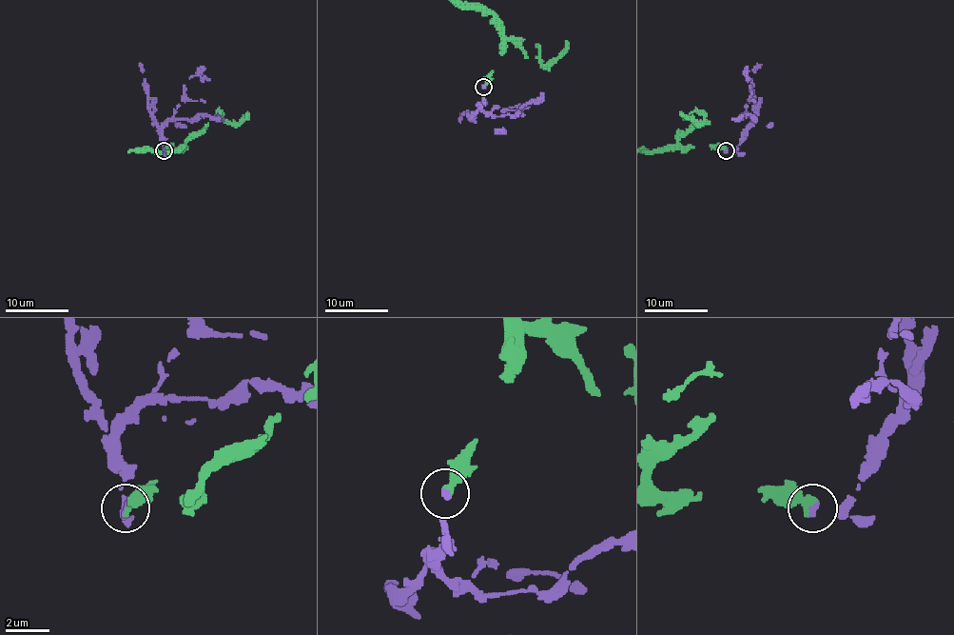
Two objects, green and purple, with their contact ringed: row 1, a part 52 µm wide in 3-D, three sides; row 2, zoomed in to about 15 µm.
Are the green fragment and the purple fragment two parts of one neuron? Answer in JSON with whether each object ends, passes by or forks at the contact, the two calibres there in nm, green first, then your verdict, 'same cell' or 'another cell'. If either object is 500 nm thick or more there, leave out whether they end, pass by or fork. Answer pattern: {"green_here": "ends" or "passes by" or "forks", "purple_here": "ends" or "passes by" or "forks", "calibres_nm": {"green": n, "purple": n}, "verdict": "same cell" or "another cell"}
{"green_here": "ends", "purple_here": "ends", "calibres_nm": {"green": 340, "purple": 240}, "verdict": "same cell"}

